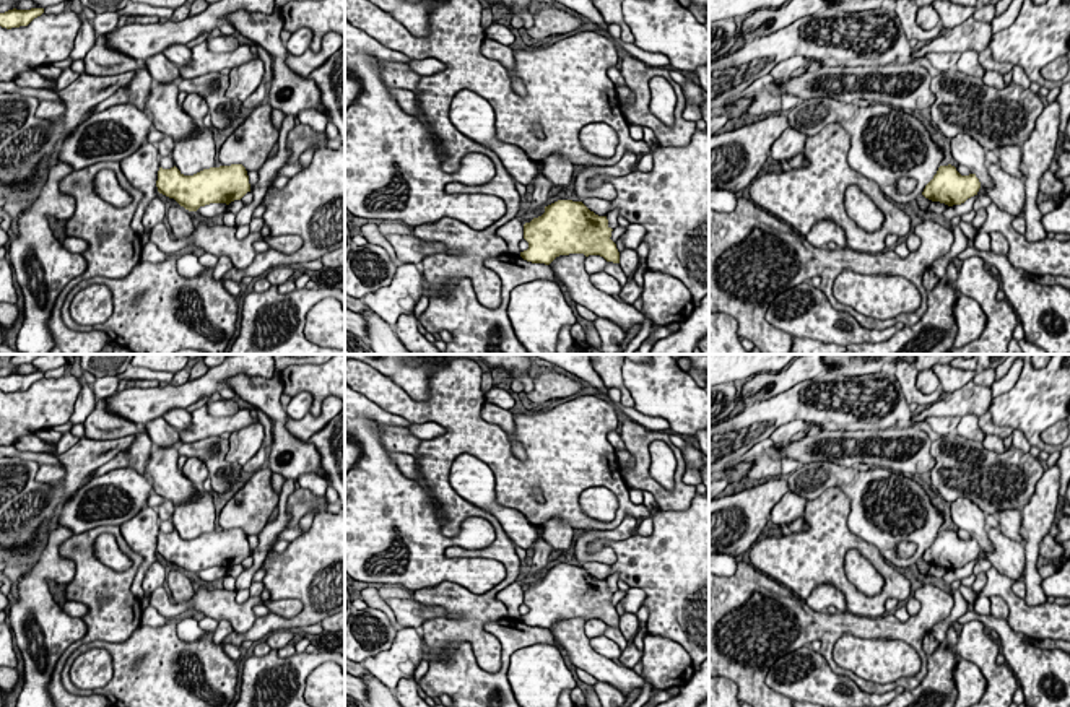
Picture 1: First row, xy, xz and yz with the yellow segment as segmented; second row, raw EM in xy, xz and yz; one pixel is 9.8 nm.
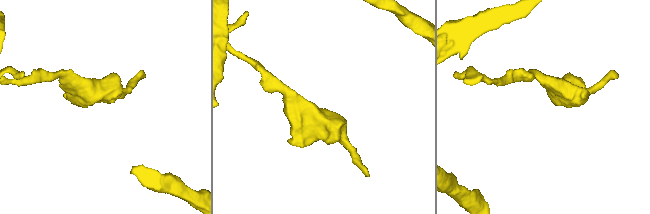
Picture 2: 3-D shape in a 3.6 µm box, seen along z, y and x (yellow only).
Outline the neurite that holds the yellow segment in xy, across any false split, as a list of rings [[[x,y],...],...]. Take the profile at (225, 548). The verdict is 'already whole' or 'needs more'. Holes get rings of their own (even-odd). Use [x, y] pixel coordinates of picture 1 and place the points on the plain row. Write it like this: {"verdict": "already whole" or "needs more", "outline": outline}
{"verdict": "already whole", "outline": [[[242,528],[203,533],[194,540],[184,540],[176,530],[159,531],[158,556],[174,562],[189,575],[197,575],[210,567],[241,564],[250,556],[249,540]]]}

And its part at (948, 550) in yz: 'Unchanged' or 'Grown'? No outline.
Unchanged

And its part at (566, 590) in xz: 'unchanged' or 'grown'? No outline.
unchanged

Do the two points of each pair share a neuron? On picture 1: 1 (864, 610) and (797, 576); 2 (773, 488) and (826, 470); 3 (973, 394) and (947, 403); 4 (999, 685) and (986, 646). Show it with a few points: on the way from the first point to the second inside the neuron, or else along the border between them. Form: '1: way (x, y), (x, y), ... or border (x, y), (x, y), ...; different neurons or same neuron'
1: way (849, 592), (833, 576), (815, 576); same neuron
2: border (786, 480), (789, 490); different neurons
3: way (966, 400), (953, 403); same neuron
4: way (996, 675), (989, 668), (986, 655); same neuron

